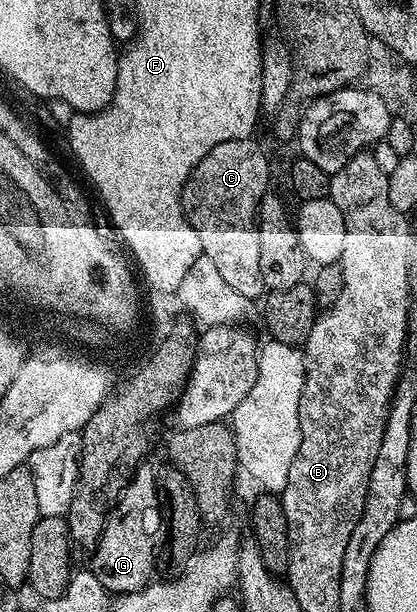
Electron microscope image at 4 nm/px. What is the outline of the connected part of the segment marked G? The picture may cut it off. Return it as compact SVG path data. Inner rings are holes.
M142 465L133 480L121 490L105 520L99 545L91 560L93 576L105 590L118 596L141 591L154 578L153 554L157 551L157 534L163 531L163 512L157 496L157 472Z

